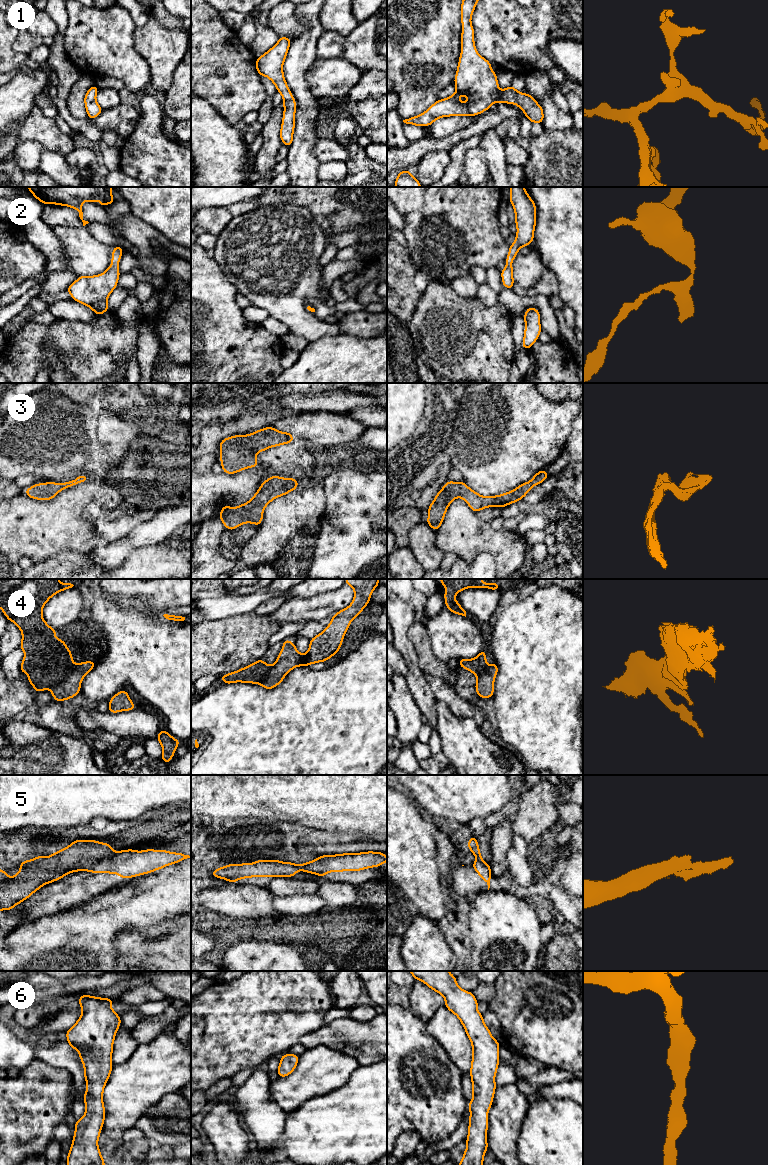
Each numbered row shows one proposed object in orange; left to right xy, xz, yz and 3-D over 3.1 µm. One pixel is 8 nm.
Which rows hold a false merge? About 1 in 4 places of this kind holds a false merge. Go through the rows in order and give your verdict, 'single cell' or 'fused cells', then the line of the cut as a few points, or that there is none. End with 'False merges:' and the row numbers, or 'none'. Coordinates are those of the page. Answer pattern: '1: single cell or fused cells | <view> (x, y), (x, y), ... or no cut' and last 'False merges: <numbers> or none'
1: single cell | no cut
2: single cell | no cut
3: single cell | no cut
4: fused cells | xy (74, 665), (61, 681), (48, 688)
5: fused cells | xy (115, 853), (83, 869)
6: single cell | no cut
False merges: 4, 5

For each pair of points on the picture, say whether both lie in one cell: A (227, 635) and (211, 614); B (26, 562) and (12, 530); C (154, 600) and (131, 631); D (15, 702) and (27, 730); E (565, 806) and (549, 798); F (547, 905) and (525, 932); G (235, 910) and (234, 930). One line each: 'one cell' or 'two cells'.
A: two cells
B: two cells
C: two cells
D: two cells
E: two cells
F: two cells
G: two cells

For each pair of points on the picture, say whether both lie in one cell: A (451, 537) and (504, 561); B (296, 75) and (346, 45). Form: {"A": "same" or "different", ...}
{"A": "same", "B": "different"}

